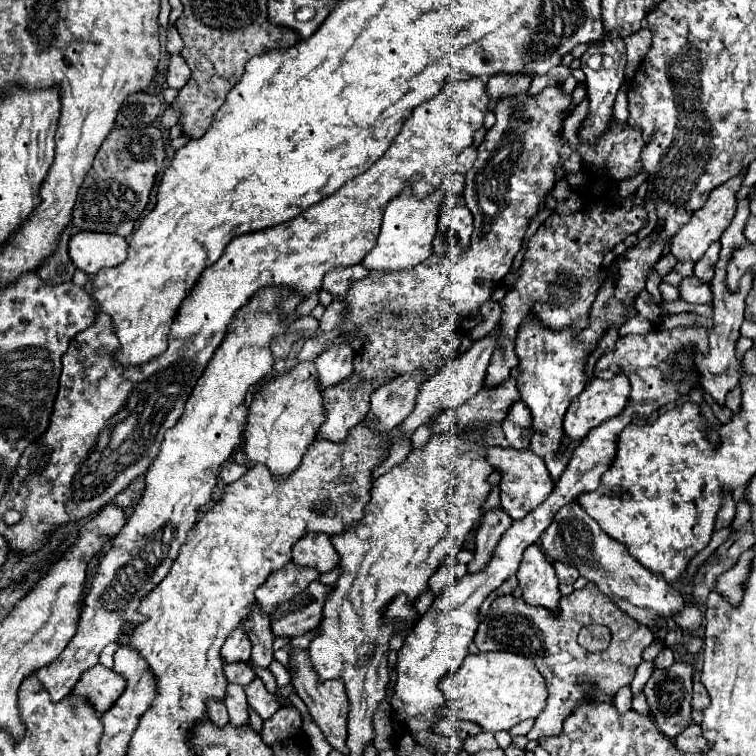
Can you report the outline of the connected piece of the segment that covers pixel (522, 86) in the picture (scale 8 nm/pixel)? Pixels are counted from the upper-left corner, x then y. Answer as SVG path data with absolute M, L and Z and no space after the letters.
M494 75L486 83L486 93L490 99L498 101L506 95L518 95L524 93L530 85L532 77L530 75Z

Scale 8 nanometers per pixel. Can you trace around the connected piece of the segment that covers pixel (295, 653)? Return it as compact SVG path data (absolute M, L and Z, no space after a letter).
M292 647L290 651L290 667L288 671L292 673L292 685L298 693L298 697L306 703L314 723L322 729L322 733L326 735L326 741L342 751L344 755L348 755L348 747L346 747L346 735L348 735L348 695L344 689L344 683L340 679L332 679L332 681L318 681L318 673L314 671L308 651L306 649L296 649Z

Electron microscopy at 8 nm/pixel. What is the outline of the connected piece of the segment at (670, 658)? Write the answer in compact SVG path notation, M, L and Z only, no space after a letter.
M666 647L666 649L662 649L662 651L658 653L658 657L654 659L654 669L668 669L668 667L672 667L672 663L674 663L674 655L672 655L672 651Z

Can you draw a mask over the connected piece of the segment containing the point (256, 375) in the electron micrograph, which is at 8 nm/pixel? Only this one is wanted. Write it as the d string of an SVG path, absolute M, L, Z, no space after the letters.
M268 287L258 291L258 295L238 311L230 335L226 335L202 379L198 379L178 423L166 431L160 453L148 467L142 499L134 507L124 529L112 539L112 549L102 555L94 571L76 635L50 667L36 671L36 677L50 693L52 701L60 701L72 691L80 675L98 663L100 651L108 643L124 637L126 625L142 623L142 619L146 619L138 611L140 601L168 575L178 557L178 549L194 529L200 507L210 501L222 465L242 441L246 425L244 397L250 385L260 383L272 373L274 357L270 341L278 335L286 335L288 325L298 319L296 313L288 317L288 323L280 319L280 299L284 299L280 289Z

